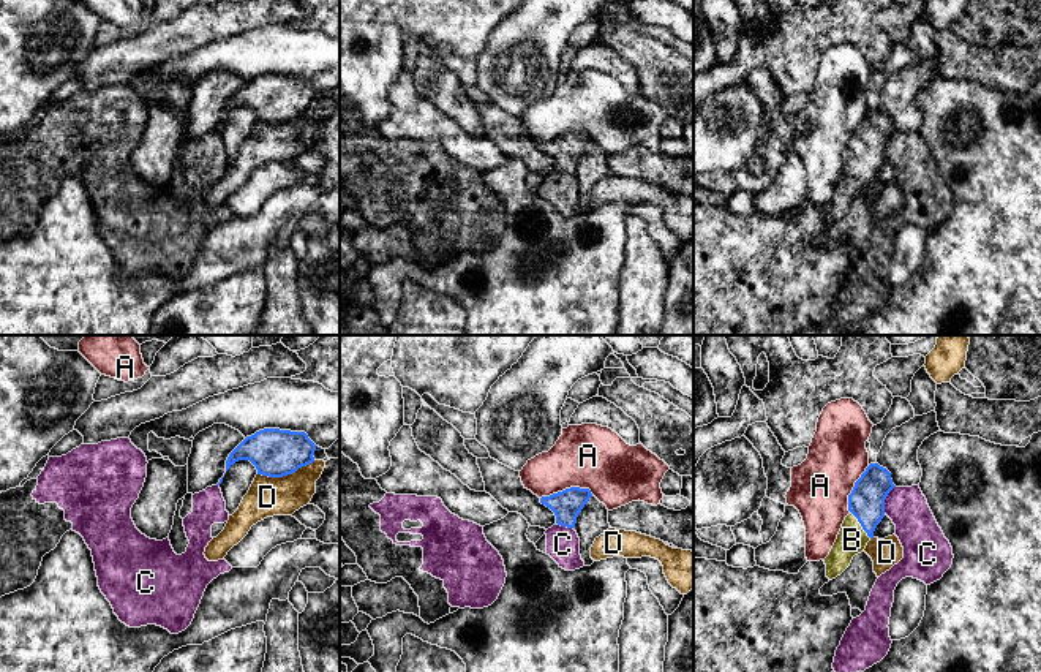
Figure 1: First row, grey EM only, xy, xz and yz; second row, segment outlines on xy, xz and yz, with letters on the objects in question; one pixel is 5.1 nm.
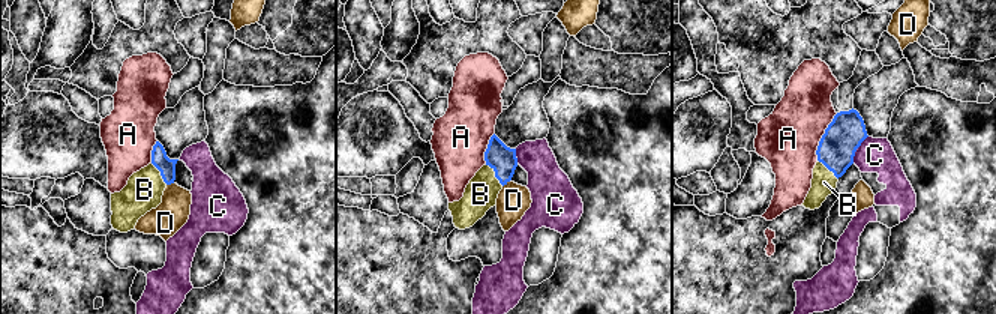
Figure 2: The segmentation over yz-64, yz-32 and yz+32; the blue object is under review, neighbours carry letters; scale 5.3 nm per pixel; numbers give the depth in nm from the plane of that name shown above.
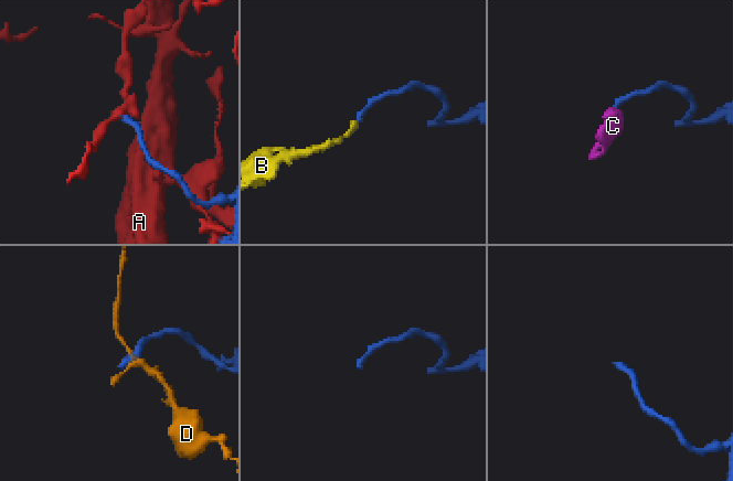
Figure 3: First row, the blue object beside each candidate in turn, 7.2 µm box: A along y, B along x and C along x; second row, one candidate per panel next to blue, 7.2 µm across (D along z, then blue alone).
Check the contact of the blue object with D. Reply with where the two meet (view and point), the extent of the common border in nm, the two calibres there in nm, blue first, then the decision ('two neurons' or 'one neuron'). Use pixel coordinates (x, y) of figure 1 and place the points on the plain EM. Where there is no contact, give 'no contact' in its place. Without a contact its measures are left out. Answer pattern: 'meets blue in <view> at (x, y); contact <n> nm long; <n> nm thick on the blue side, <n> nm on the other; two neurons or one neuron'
meets blue in xy at (286, 120); contact 300 nm long; 240 nm thick on the blue side, 200 nm on the other; two neurons

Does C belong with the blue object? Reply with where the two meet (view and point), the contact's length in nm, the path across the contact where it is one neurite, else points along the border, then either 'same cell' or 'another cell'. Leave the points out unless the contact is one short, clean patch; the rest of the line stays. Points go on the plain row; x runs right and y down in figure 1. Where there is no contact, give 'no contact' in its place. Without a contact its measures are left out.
contact yz (885, 144); length 160 nm; border yz (894, 132), (885, 146), (883, 158); another cell

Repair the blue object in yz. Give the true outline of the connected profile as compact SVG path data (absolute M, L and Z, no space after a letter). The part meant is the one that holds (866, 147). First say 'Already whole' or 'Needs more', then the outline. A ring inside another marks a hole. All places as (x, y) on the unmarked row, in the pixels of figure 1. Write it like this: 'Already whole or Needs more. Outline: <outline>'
Needs more. Outline: M870 109L855 128L848 141L850 160L845 163L829 201L823 206L829 226L840 221L855 201L864 198L885 163L885 145L894 133L891 119L878 109Z

